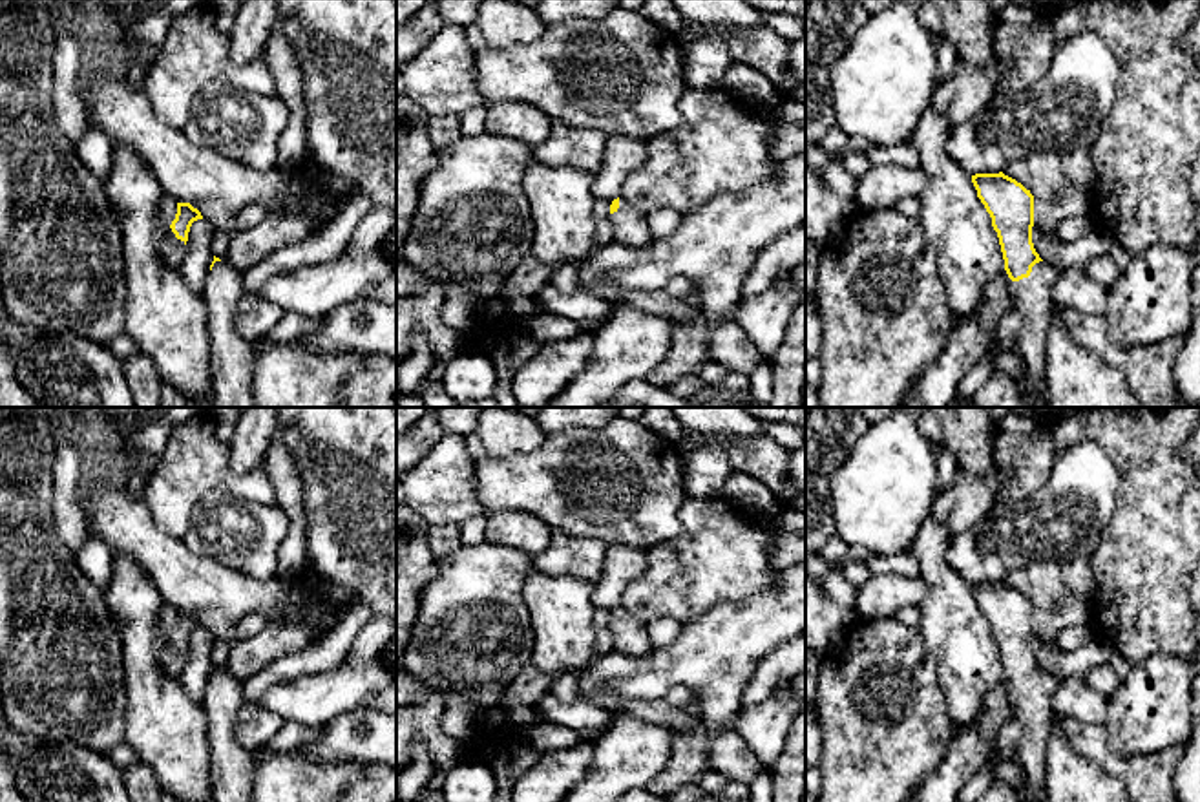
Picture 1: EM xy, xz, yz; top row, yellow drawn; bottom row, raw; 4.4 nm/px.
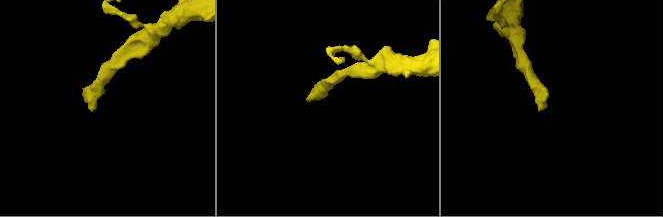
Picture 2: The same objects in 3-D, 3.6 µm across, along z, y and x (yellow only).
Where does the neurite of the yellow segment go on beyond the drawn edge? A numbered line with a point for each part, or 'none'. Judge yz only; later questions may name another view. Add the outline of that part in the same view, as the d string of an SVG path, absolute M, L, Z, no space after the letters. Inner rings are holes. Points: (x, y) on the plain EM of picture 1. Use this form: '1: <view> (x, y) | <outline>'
1: yz (1031, 706) | M1039 670L1032 676L1028 687L1019 691L1008 689L1008 702L1023 729L1016 745L1016 755L1028 784L1032 802L1045 802L1045 747L1050 722L1056 716L1050 698L1059 683L1059 676Z

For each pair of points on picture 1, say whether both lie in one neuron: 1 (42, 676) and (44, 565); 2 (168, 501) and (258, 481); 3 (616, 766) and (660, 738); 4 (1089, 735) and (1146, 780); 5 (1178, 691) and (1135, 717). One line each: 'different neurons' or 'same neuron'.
1: same neuron
2: same neuron
3: same neuron
4: same neuron
5: same neuron

